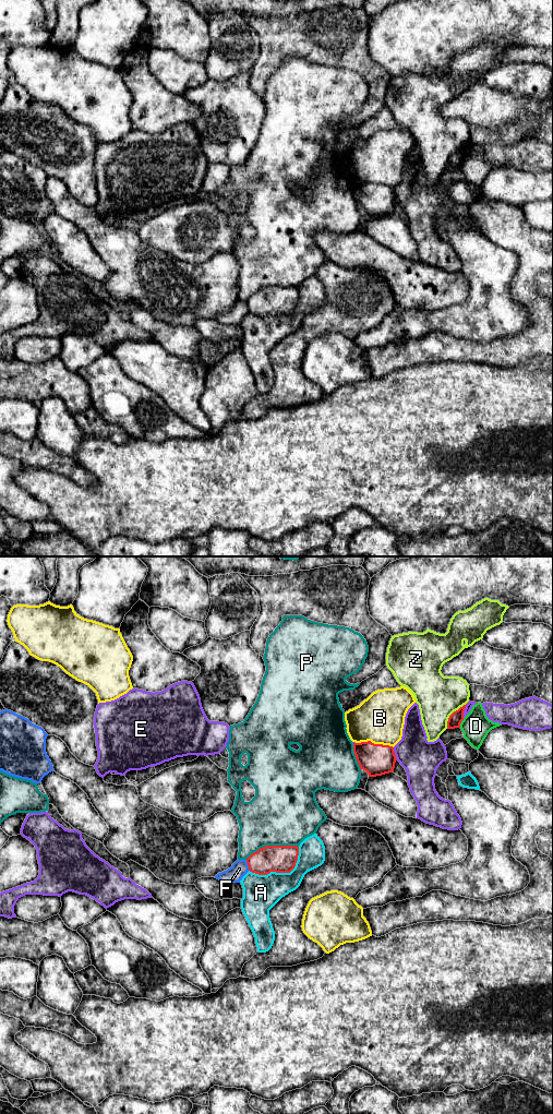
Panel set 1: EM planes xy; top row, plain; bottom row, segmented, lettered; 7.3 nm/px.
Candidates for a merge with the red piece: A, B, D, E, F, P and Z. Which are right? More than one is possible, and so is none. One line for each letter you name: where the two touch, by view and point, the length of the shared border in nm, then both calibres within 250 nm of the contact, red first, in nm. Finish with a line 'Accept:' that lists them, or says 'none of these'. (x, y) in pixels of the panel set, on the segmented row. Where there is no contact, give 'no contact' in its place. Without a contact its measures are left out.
Accept: none of these

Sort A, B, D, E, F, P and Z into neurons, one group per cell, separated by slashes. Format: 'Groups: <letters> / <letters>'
Groups: A / B / D / E / F / P / Z

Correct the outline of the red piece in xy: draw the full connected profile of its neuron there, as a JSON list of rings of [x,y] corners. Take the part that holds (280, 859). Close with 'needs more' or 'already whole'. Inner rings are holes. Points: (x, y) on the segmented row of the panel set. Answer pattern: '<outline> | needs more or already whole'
[[[266,846],[252,853],[247,863],[249,871],[259,875],[271,872],[290,873],[298,861],[297,846]]] | already whole

